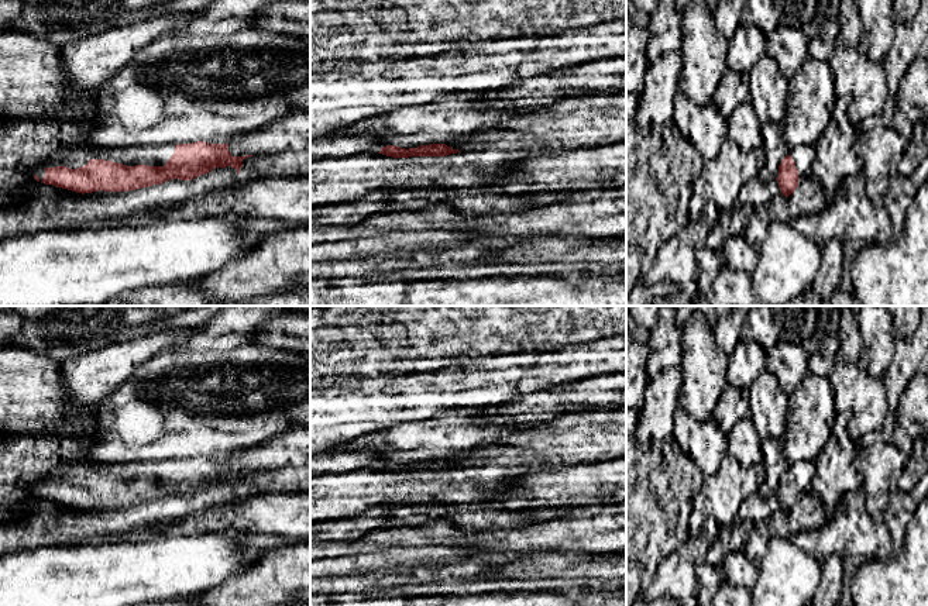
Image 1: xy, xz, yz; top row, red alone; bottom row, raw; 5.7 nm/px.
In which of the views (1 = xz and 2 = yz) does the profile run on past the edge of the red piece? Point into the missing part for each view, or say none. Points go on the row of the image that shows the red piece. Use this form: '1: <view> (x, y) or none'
1: none
2: yz (803, 157)

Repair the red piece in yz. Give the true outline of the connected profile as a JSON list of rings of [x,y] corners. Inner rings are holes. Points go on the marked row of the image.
[[[798,145],[788,148],[786,156],[779,165],[777,183],[780,193],[788,197],[798,186],[798,179],[811,175],[811,166],[815,159],[814,145]]]

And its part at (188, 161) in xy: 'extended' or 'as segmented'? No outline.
extended

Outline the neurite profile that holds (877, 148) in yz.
[[[876,124],[867,131],[857,131],[855,152],[862,162],[866,193],[872,202],[881,199],[889,189],[890,168],[907,148],[907,141],[893,127]]]

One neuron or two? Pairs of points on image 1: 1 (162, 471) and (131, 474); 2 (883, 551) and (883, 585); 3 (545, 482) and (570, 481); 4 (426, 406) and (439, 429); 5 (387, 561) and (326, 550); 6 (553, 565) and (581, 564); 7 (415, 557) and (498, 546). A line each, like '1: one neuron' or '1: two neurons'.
1: one neuron
2: two neurons
3: one neuron
4: two neurons
5: two neurons
6: one neuron
7: two neurons

